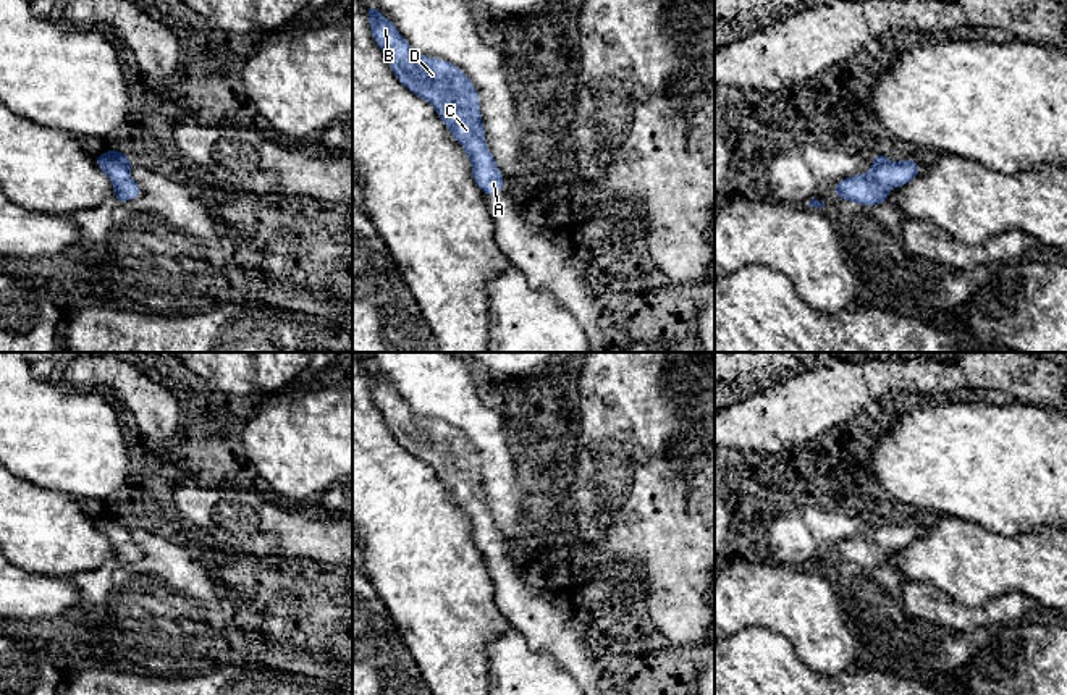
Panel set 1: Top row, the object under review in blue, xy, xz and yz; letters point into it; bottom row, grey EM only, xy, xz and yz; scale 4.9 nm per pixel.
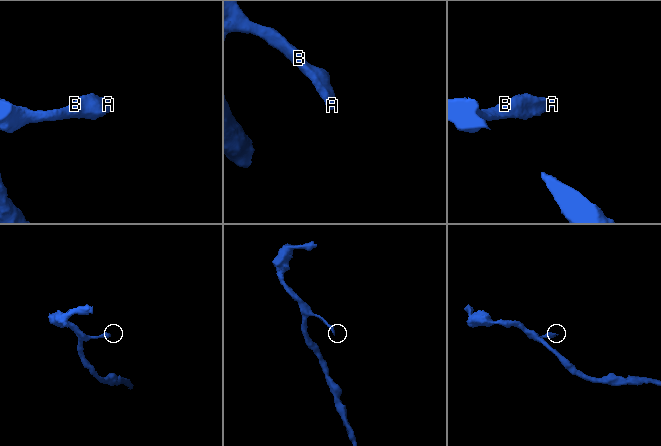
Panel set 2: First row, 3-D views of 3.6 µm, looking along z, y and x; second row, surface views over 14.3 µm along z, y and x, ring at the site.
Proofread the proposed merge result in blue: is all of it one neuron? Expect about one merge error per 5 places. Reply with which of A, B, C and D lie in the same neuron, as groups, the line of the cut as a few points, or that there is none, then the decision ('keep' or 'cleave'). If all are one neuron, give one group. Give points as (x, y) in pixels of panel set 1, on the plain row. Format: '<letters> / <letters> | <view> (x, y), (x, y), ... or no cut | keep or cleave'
A B C D | no cut | keep

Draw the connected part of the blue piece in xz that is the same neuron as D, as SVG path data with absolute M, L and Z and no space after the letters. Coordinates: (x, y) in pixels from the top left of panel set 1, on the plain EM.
M372 365L367 367L367 380L372 399L398 443L427 462L464 509L475 546L488 559L500 556L504 538L487 509L479 456L467 436L446 422L415 415L396 388Z

